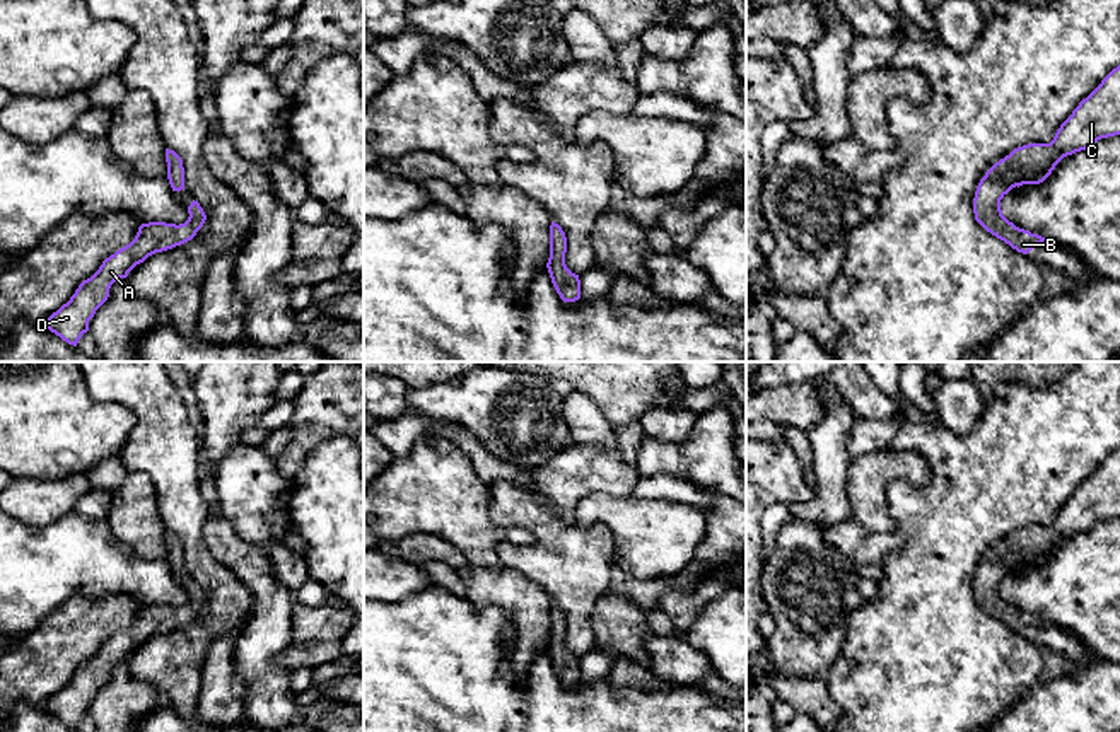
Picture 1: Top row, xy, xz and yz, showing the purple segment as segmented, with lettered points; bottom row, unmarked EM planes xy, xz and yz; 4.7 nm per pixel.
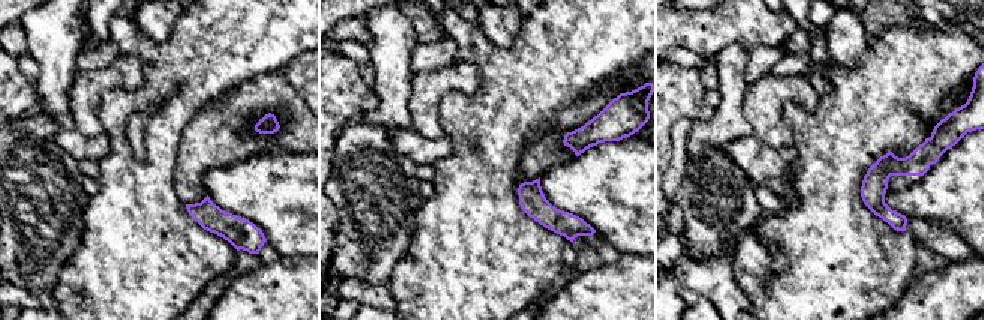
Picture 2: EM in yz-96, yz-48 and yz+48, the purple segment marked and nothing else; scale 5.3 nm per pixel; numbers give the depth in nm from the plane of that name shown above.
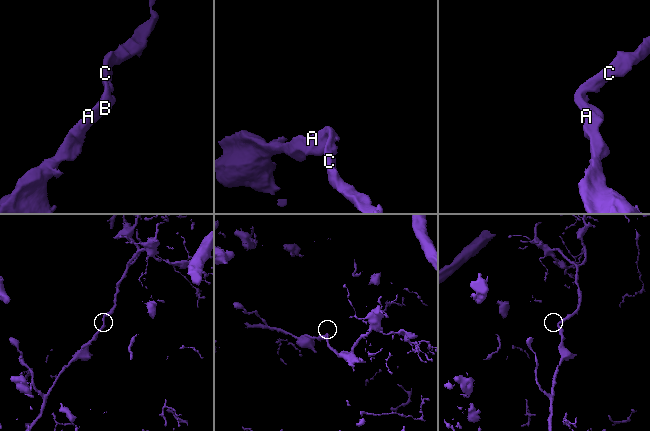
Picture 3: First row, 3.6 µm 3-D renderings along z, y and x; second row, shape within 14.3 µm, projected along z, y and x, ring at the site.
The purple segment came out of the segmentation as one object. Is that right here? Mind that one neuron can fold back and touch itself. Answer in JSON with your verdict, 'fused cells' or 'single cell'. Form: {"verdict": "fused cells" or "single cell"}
{"verdict": "fused cells"}

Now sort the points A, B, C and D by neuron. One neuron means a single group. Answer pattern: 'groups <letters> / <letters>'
groups A B D / C

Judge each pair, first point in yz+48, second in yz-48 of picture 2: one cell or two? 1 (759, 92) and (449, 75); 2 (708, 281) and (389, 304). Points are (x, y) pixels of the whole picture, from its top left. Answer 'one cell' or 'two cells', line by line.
1: one cell
2: one cell

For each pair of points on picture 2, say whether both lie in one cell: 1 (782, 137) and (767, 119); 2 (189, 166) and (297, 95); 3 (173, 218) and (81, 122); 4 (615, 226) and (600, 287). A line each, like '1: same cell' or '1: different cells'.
1: same cell
2: same cell
3: different cells
4: different cells

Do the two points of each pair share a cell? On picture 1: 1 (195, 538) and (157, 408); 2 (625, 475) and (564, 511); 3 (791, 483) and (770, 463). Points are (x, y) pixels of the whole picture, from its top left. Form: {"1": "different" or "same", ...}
{"1": "same", "2": "same", "3": "same"}

